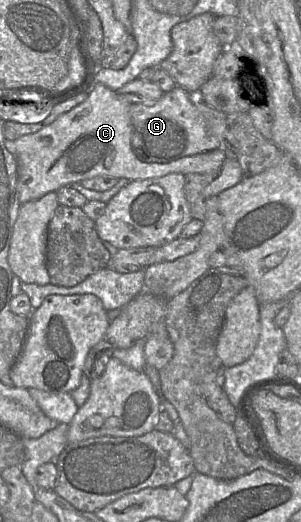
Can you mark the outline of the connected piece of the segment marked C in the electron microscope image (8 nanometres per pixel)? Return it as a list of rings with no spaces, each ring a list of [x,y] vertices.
[[[103,84],[89,89],[88,97],[51,124],[16,139],[17,196],[20,204],[36,200],[63,186],[99,175],[130,181],[162,177],[170,173],[220,172],[226,158],[224,148],[186,156],[169,163],[141,161],[131,147],[130,104]]]

